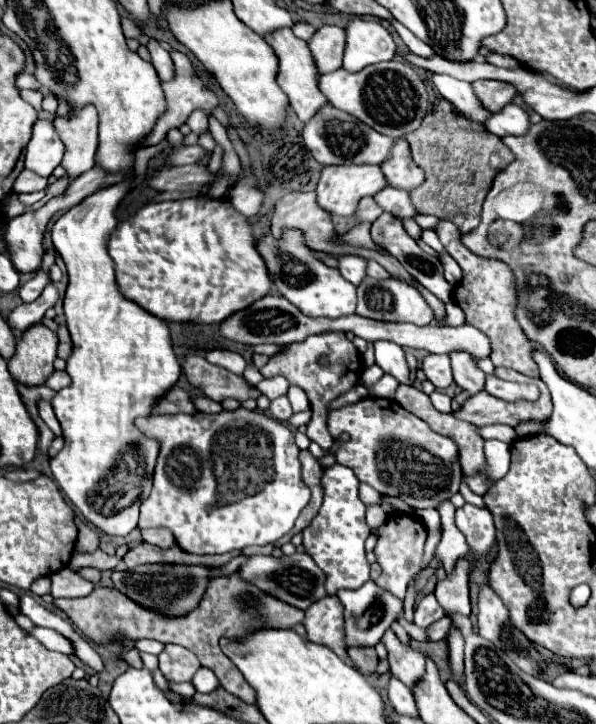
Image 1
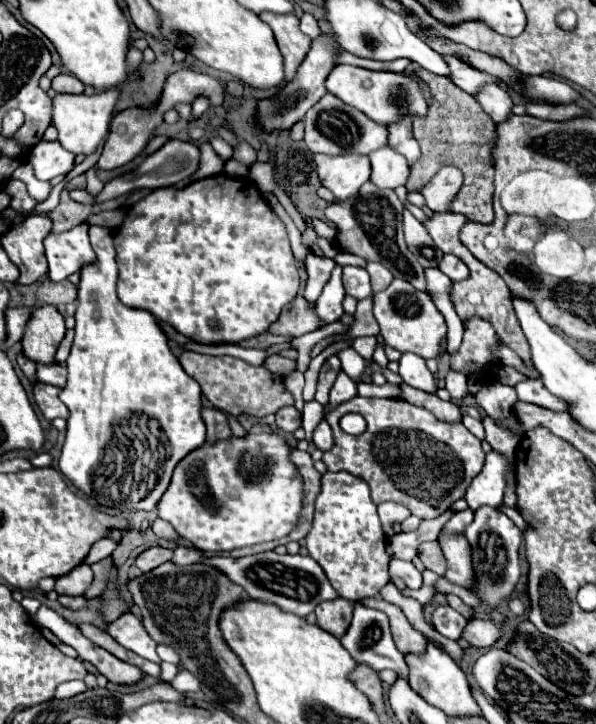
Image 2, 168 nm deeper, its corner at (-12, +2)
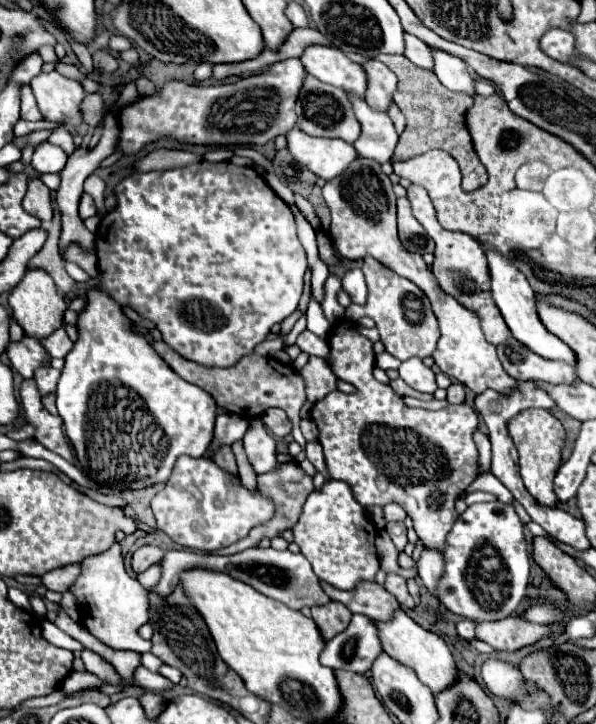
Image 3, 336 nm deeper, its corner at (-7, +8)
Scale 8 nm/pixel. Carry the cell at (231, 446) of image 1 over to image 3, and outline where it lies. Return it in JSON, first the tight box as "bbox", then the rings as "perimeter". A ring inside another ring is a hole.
{"bbox":[151,458,273,552],"perimeter":[[[179,458],[165,488],[151,500],[151,508],[159,530],[175,544],[197,552],[231,546],[245,538],[253,526],[269,522],[273,514],[269,498],[263,498],[259,490],[251,494],[245,486],[237,486],[231,474],[207,458]]]}

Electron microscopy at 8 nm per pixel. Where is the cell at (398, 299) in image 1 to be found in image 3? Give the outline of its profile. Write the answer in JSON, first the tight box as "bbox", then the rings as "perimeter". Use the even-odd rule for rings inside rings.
{"bbox":[345,256,439,360],"perimeter":[[[373,256],[363,258],[361,270],[365,274],[365,282],[369,288],[367,306],[351,304],[345,312],[345,316],[351,320],[359,320],[361,316],[373,318],[377,324],[377,330],[381,334],[381,342],[385,344],[385,350],[399,360],[407,360],[411,356],[417,356],[417,358],[429,356],[437,346],[439,326],[435,322],[431,302],[423,294],[423,290],[419,290],[419,286],[415,286],[411,280],[397,276],[393,270],[385,268]]]}

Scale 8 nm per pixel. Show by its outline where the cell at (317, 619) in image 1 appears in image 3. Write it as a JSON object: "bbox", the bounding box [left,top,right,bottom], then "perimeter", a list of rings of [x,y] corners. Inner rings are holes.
{"bbox":[311,602,351,640],"perimeter":[[[329,602],[323,606],[315,606],[311,608],[313,620],[319,626],[319,632],[323,636],[323,640],[331,640],[333,636],[337,636],[339,632],[343,632],[349,622],[351,622],[351,612],[347,610],[347,606],[343,606],[341,602]]]}

